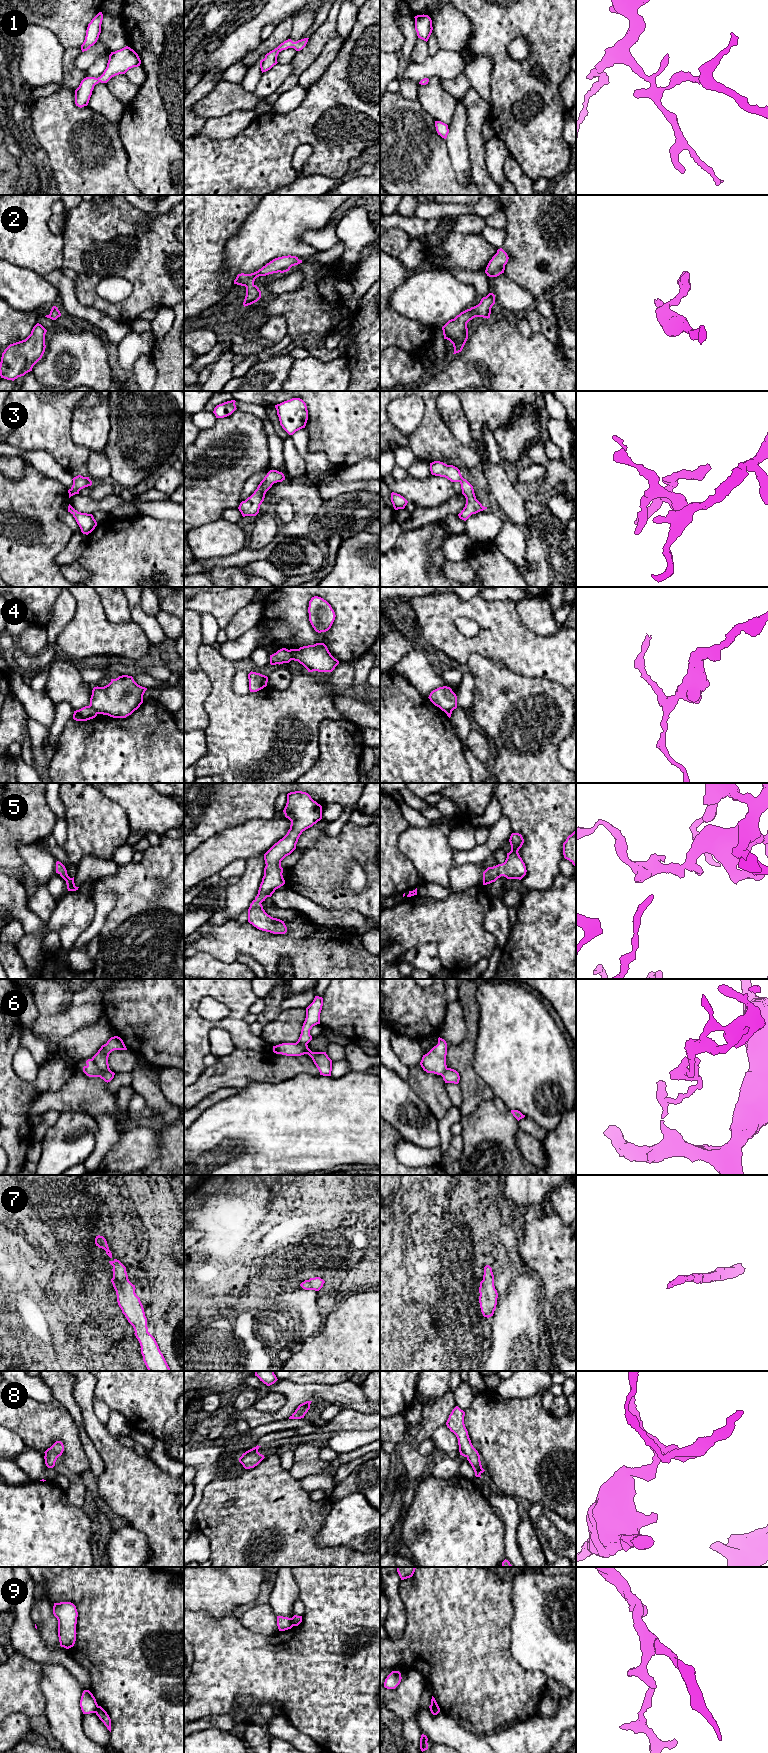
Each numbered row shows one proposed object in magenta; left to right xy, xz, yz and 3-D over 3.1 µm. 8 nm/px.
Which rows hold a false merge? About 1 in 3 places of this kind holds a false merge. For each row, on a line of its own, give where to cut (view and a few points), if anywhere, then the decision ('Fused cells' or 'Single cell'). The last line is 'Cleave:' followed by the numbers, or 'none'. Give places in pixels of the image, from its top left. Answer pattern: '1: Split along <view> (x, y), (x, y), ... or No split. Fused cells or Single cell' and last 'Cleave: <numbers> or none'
1: No split. Single cell
2: No split. Single cell
3: No split. Single cell
4: Split along xz (289, 650), (291, 659). Fused cells
5: No split. Single cell
6: No split. Single cell
7: No split. Single cell
8: No split. Single cell
9: Split along xz (290, 1618), (293, 1625). Fused cells
Cleave: 4, 9

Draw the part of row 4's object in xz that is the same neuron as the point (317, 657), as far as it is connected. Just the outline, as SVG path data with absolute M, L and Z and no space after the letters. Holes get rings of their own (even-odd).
M324 643L290 649L291 660L298 661L308 672L332 672L339 664Z

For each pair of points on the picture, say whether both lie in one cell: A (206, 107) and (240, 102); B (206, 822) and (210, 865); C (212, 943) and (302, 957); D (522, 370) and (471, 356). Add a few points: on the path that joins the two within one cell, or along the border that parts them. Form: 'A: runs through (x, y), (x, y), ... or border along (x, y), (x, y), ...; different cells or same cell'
A: runs through (214, 104), (218, 102), (232, 102); same cell
B: border along (229, 827), (210, 836), (194, 849); different cells
C: runs through (234, 942), (253, 942), (261, 946), (280, 946); same cell
D: runs through (509, 364), (498, 356), (484, 356); same cell

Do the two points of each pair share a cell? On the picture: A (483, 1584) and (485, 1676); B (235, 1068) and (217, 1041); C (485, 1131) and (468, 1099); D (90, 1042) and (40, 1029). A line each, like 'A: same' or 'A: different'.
A: same
B: different
C: different
D: different

